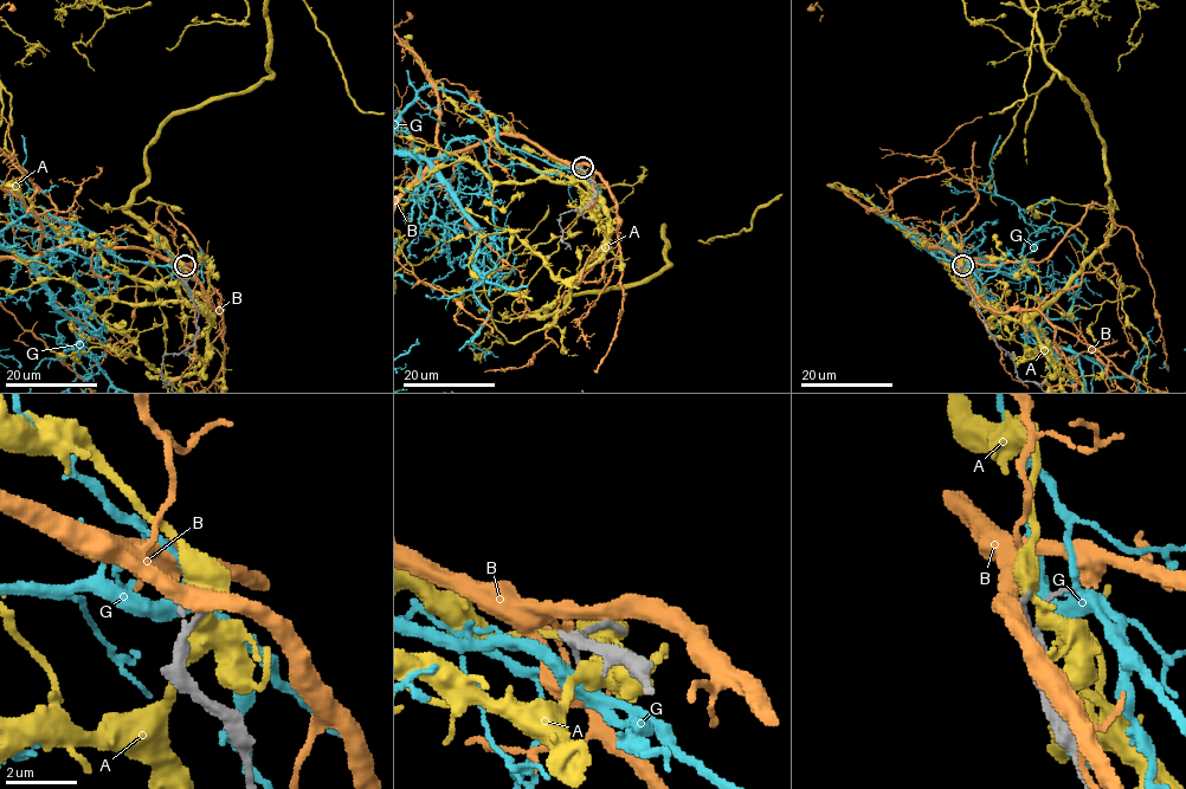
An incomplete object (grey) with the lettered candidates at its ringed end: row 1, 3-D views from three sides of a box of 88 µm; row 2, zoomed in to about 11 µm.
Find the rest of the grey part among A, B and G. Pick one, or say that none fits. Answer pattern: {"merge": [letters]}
{"merge": []}

